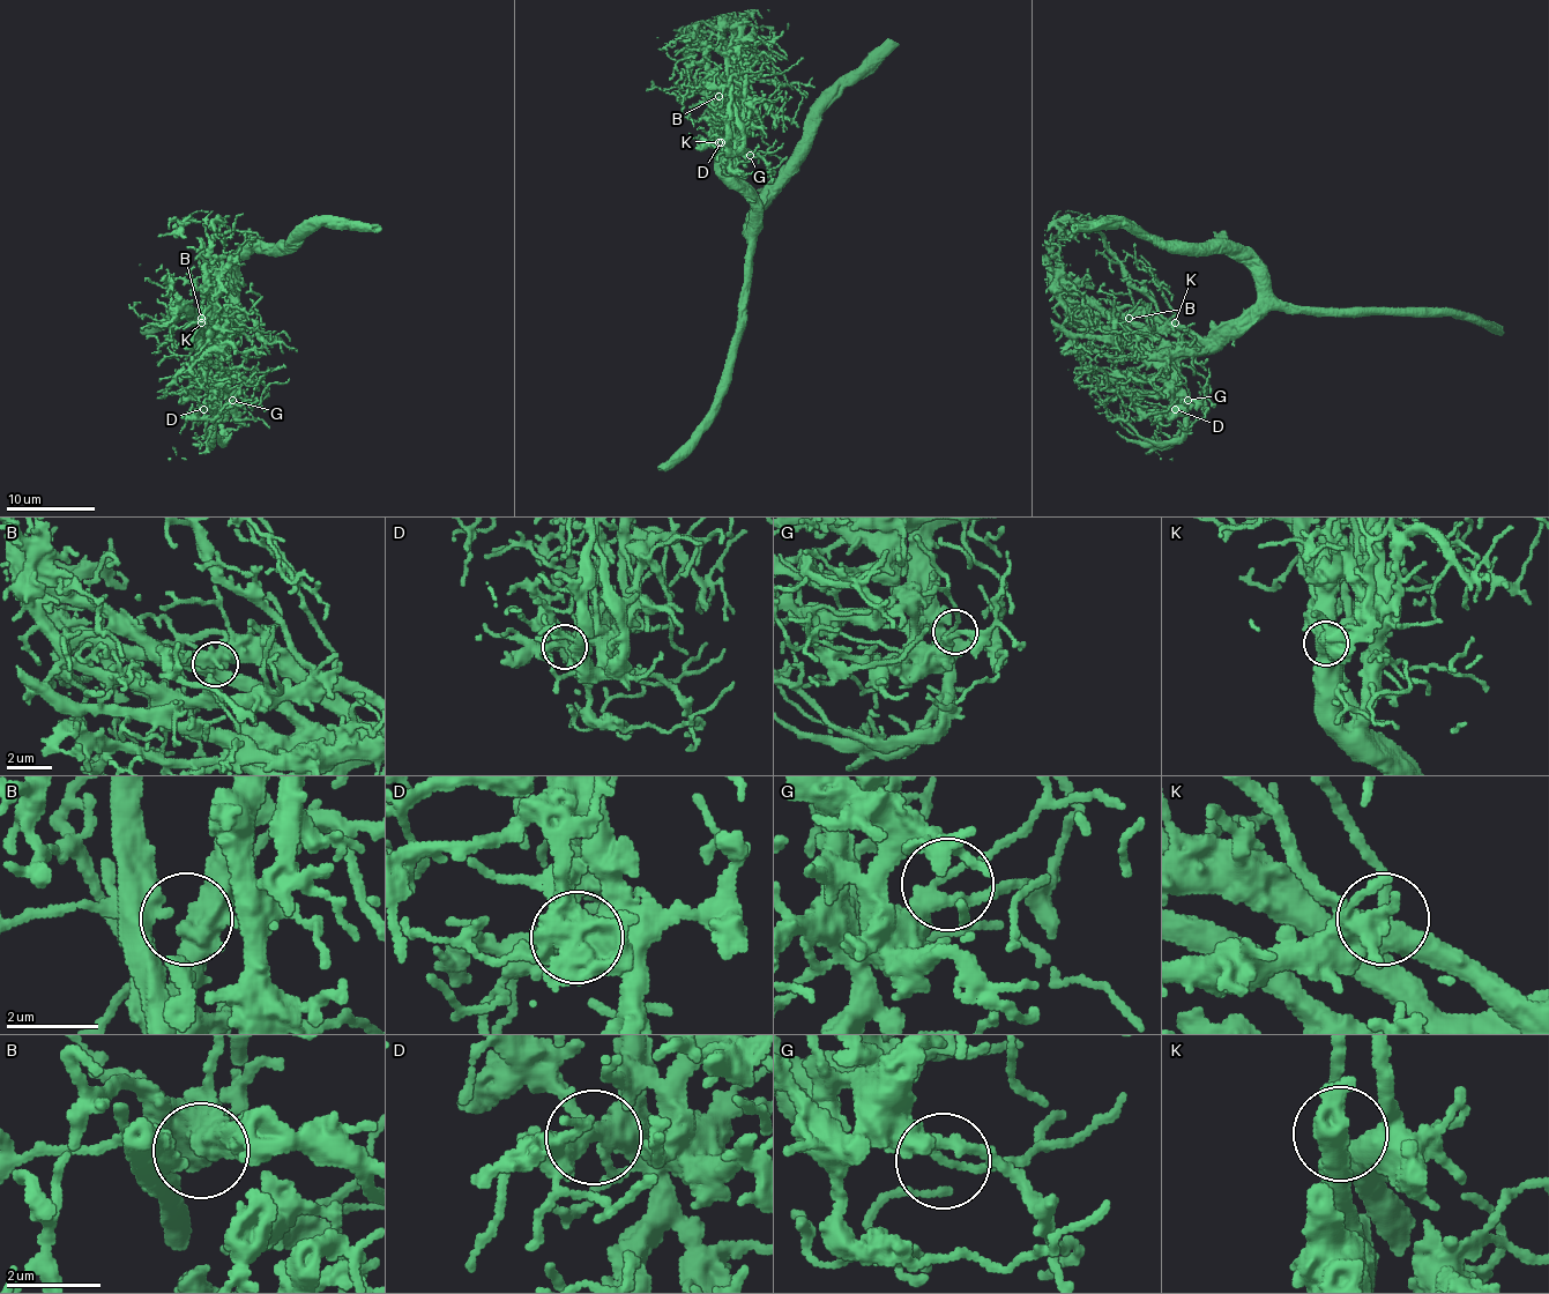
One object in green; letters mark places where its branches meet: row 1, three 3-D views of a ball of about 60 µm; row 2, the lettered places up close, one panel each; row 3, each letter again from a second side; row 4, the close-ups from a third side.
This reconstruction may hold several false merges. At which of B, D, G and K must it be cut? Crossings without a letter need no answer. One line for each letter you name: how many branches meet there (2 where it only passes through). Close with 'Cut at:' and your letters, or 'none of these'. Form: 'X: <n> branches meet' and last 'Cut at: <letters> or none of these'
Cut at: none of these

